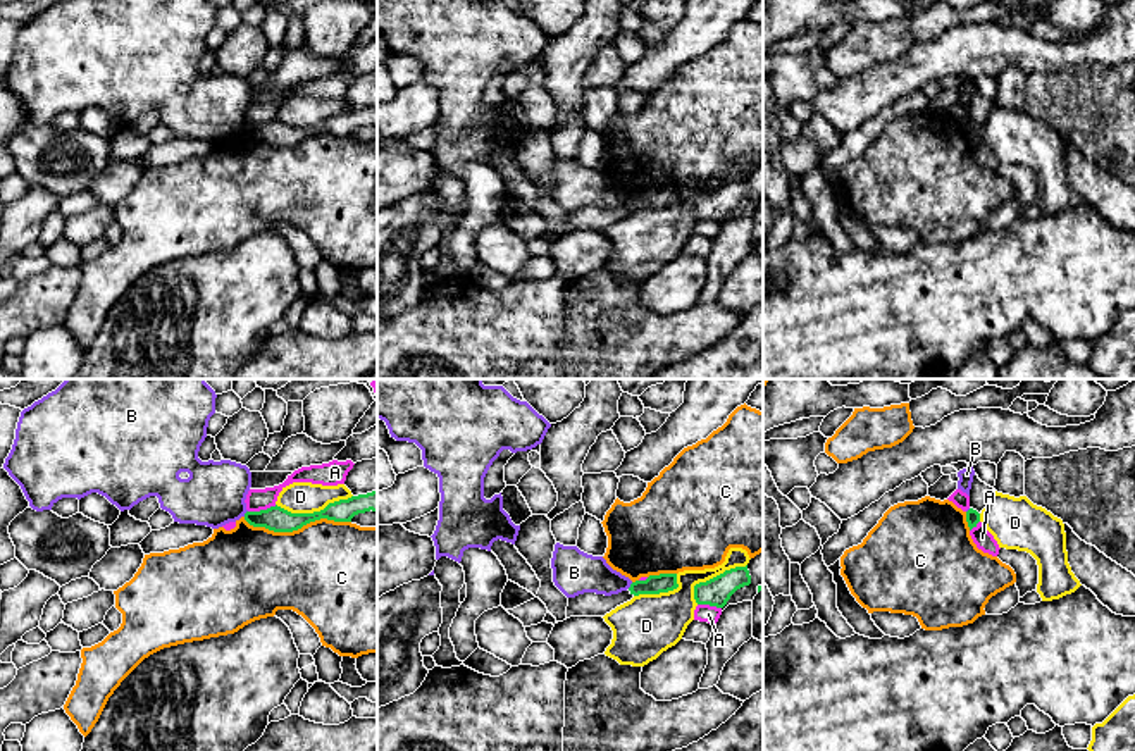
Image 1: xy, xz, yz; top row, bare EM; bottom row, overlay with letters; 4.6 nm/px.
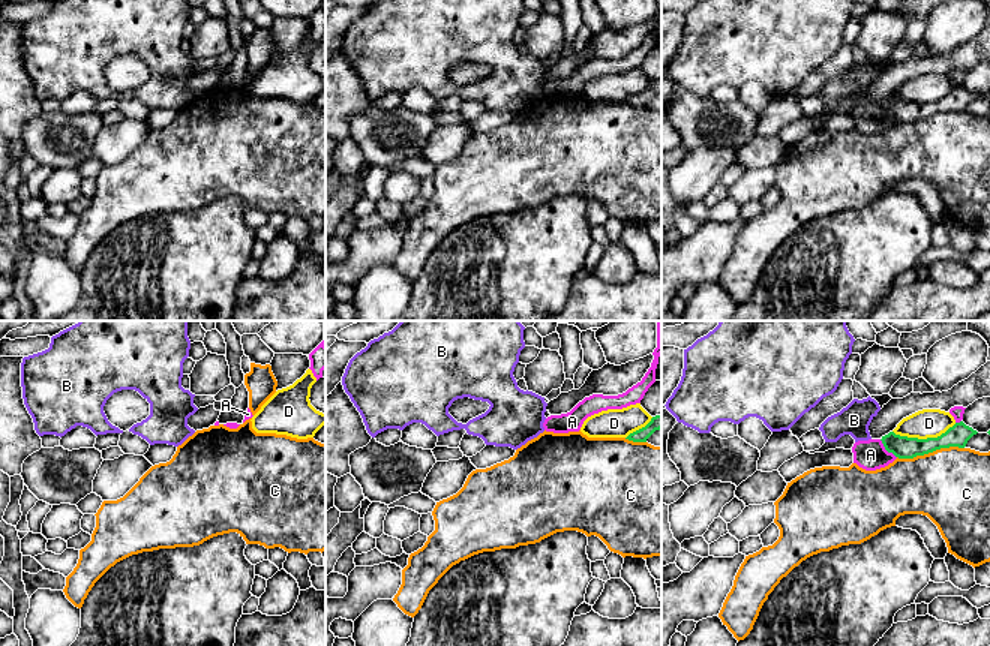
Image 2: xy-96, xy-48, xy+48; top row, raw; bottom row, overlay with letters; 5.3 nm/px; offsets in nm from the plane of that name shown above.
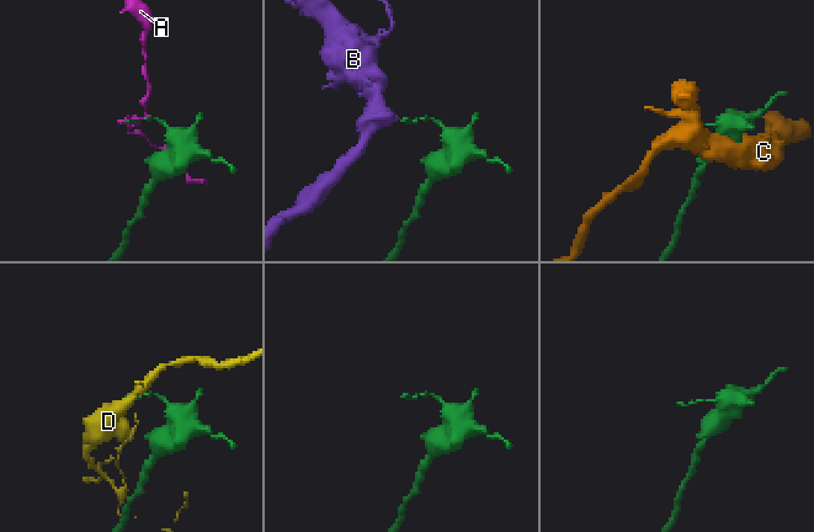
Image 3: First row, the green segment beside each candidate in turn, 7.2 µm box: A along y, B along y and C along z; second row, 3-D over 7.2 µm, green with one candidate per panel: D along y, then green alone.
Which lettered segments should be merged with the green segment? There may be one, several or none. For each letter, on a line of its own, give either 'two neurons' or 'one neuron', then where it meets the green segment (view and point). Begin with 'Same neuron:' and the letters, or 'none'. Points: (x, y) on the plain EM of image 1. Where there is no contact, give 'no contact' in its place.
Same neuron: none
A: two neurons; meets green in xy at (262, 124)
B: two neurons; meets green in xz at (631, 200)
C: two neurons; meets green in xy at (297, 143)
D: two neurons; meets green in xy at (314, 126)

